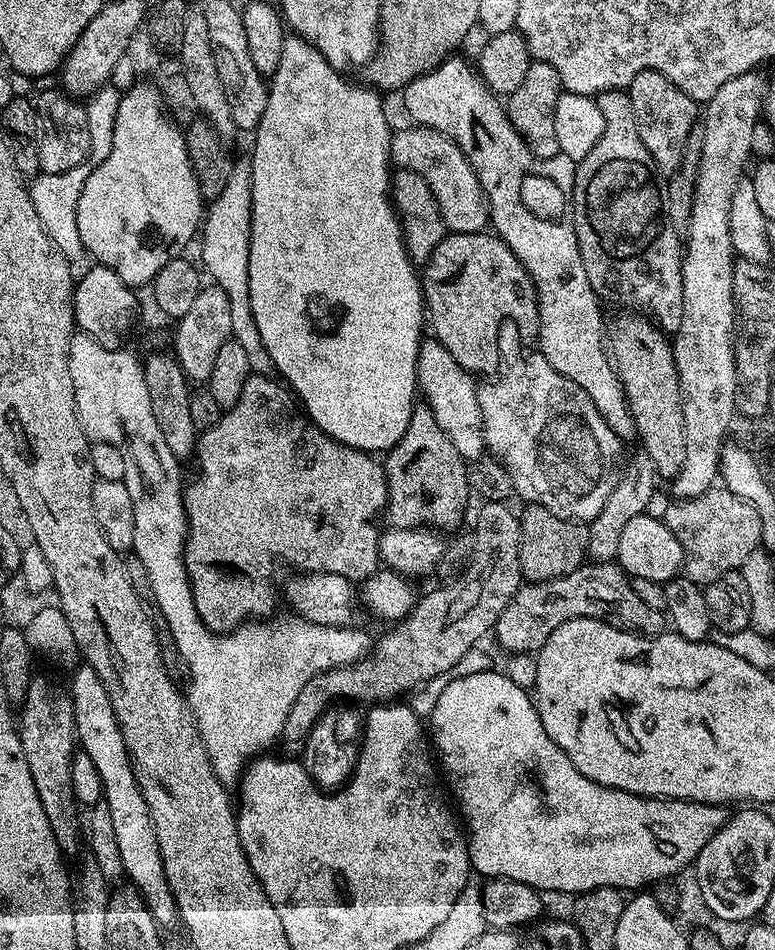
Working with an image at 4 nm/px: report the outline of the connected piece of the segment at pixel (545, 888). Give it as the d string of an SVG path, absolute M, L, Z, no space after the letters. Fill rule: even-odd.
M489 670L449 679L446 690L442 690L442 694L438 694L438 702L432 711L430 723L432 723L432 728L430 724L431 743L438 753L438 760L446 773L447 783L449 785L452 783L456 787L456 796L460 799L458 812L466 825L468 857L472 860L473 869L477 873L480 871L484 878L503 878L514 882L526 882L526 886L535 888L541 894L549 894L548 892L583 894L593 892L596 888L619 888L621 890L636 888L632 890L640 890L645 886L652 886L659 881L667 881L669 878L675 877L675 872L678 872L677 874L683 873L685 871L683 868L687 864L689 867L695 861L702 848L710 842L714 834L718 833L719 828L727 823L730 817L729 813L719 804L635 796L629 792L607 788L586 778L586 774L582 774L578 770L578 766L574 766L574 762L570 762L566 753L557 746L554 738L550 738L550 734L546 734L546 726L542 726L542 718L538 714L529 689L514 686L514 682L510 682L510 678L500 670Z

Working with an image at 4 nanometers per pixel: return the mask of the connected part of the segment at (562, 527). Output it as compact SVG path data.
M529 503L523 513L519 513L521 526L521 570L523 579L528 582L537 580L557 580L560 576L570 574L578 570L585 563L588 556L588 524L578 520L567 520L550 510L546 510L541 504Z

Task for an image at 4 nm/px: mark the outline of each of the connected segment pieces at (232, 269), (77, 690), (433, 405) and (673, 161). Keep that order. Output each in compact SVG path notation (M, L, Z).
M244 158L244 160L237 159L232 165L230 170L230 178L226 181L226 187L222 189L222 194L218 194L214 199L207 205L206 215L202 221L202 231L198 236L198 244L200 240L200 260L199 263L212 275L211 283L215 287L226 290L226 296L230 298L230 322L232 323L232 335L231 339L237 340L242 348L246 350L246 358L250 358L250 366L252 367L253 373L256 374L268 374L273 371L272 359L266 354L266 350L262 346L262 338L258 338L258 326L254 326L254 314L250 310L250 298L248 297L248 235L250 234L250 218L252 217L252 162L251 159Z
M87 662L72 676L70 695L74 706L74 722L76 723L76 739L79 751L90 754L94 766L102 778L104 795L102 803L109 808L110 821L114 824L115 841L121 851L123 875L130 878L131 885L140 891L150 914L161 929L167 930L179 921L180 911L172 888L168 885L166 870L158 834L154 830L154 818L150 818L150 806L146 806L146 798L142 798L142 790L138 786L138 778L134 774L134 766L130 754L126 750L126 738L122 738L122 726L114 714L110 694L102 682L102 678Z
M435 338L425 339L418 350L418 366L416 367L416 383L419 391L428 401L426 407L434 414L438 426L454 442L454 450L466 462L475 462L485 455L484 419L482 406L478 402L478 384L473 373L466 371L458 362L454 362L454 354L446 350Z
M652 68L637 74L634 82L628 84L626 91L633 106L634 120L638 122L638 134L646 150L650 150L657 169L661 173L675 173L680 163L684 161L686 142L693 132L692 105L696 101L691 100L682 90L678 90L678 86L674 86L674 82L670 82L668 76Z

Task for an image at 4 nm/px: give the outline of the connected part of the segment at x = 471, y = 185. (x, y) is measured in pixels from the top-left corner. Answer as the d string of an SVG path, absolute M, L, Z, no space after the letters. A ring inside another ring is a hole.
M423 126L407 127L401 132L394 133L393 136L391 133L391 163L397 169L409 168L422 174L422 178L426 178L426 182L442 210L444 226L449 233L470 234L485 231L490 224L488 197L484 194L484 187L480 185L478 174L468 161L468 155L452 139L444 136L438 130Z

